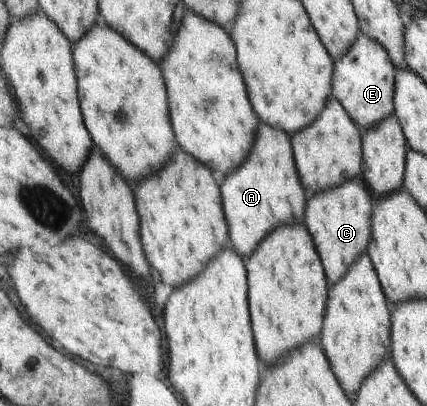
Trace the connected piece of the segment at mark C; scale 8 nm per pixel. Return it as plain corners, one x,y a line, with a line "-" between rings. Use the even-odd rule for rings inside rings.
362,178
352,179
342,186
308,198
305,225
313,236
328,279
332,283
343,279
353,263
357,263
361,255
368,253
369,243
372,242
375,198

